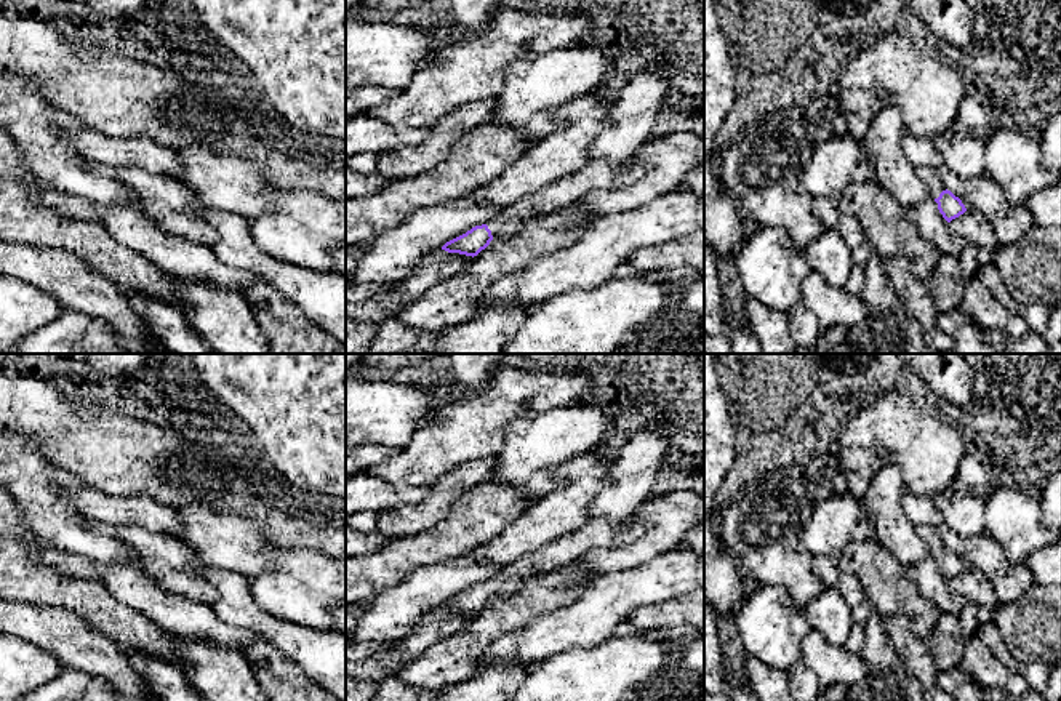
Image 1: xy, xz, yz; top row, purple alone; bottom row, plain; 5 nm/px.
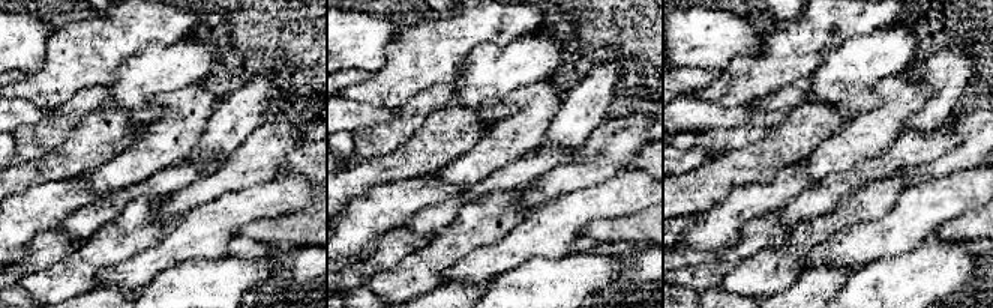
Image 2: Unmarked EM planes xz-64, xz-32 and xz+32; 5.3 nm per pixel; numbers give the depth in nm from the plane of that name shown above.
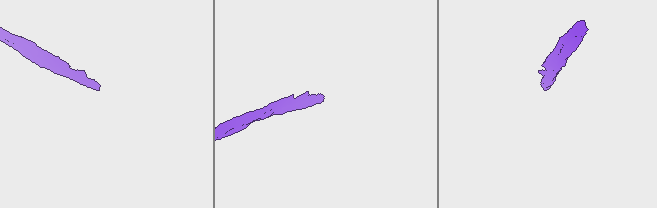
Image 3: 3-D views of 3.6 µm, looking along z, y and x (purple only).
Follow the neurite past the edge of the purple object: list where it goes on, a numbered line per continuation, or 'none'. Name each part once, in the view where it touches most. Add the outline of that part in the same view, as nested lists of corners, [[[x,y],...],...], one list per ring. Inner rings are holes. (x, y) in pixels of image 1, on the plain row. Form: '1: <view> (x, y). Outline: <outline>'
1: yz (928, 533). Outline: [[[922,523],[922,525],[917,525],[915,530],[919,536],[927,543],[931,557],[938,557],[939,552],[946,549],[946,544],[936,527]]]

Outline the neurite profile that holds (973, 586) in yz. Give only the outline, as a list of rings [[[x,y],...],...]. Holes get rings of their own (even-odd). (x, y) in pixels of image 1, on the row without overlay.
[[[967,568],[949,581],[949,587],[976,608],[979,626],[992,621],[999,602],[989,579],[981,571]]]

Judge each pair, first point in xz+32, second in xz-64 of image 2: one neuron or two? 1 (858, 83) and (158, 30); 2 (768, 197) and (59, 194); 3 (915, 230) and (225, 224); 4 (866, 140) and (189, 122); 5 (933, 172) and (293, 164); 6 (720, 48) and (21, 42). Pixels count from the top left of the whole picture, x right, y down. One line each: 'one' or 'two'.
1: two
2: one
3: one
4: one
5: two
6: one

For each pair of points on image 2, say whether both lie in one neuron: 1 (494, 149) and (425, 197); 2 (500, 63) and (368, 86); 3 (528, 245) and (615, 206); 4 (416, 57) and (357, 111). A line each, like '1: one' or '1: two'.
1: two
2: two
3: one
4: two

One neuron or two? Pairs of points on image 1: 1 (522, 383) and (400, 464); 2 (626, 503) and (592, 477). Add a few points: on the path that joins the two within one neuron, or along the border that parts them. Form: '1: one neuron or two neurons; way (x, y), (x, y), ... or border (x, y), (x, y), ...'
1: one neuron; way (492, 408), (468, 429), (431, 452)
2: two neurons; border (613, 461), (608, 477), (591, 503), (588, 519)

